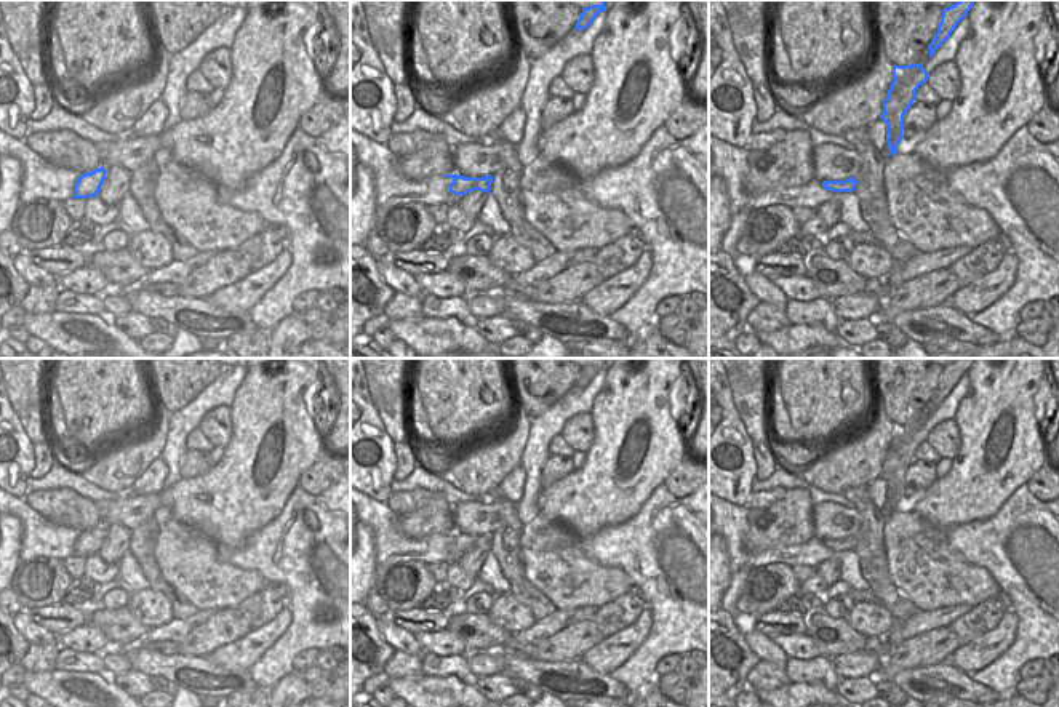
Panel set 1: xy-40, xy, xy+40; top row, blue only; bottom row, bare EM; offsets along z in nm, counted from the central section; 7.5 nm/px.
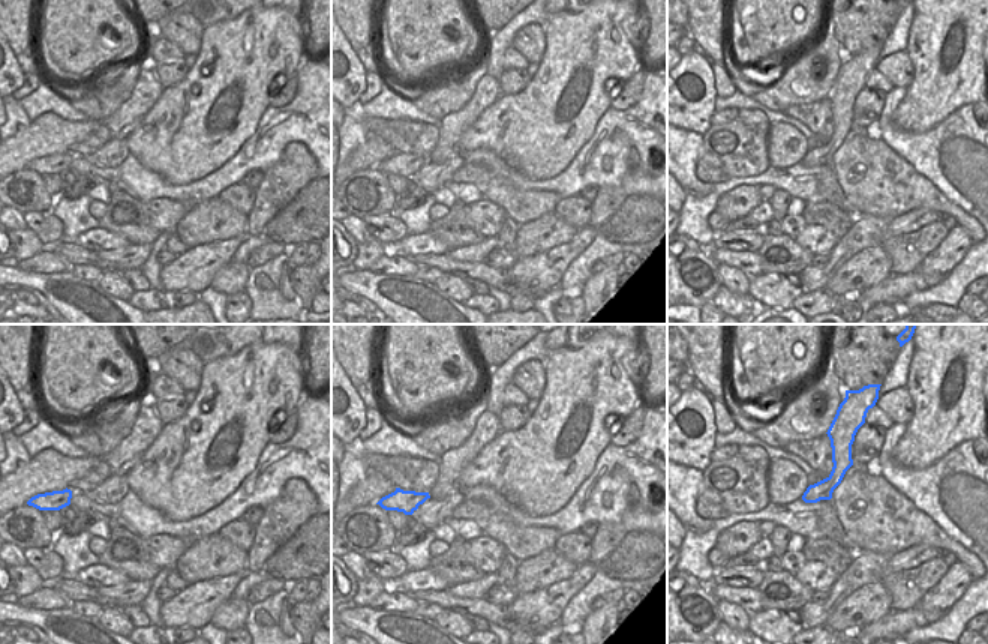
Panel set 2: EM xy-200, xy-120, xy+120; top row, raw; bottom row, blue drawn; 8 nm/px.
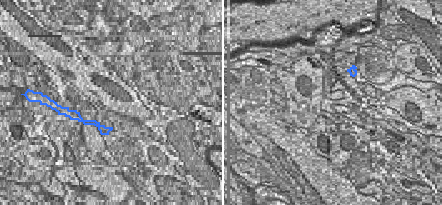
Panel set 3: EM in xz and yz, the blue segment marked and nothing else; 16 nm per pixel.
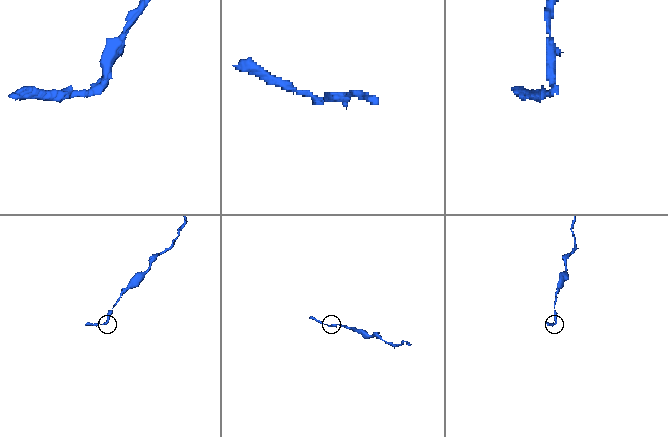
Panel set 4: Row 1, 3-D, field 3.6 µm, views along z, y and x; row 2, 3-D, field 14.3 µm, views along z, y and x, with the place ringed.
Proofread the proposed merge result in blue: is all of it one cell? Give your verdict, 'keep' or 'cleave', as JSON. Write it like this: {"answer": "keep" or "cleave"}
{"answer": "keep"}

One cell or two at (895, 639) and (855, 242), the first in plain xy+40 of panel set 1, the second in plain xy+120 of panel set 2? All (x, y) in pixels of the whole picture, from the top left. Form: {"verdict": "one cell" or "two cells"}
{"verdict": "one cell"}

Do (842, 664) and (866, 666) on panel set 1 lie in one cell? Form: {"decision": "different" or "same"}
{"decision": "same"}

